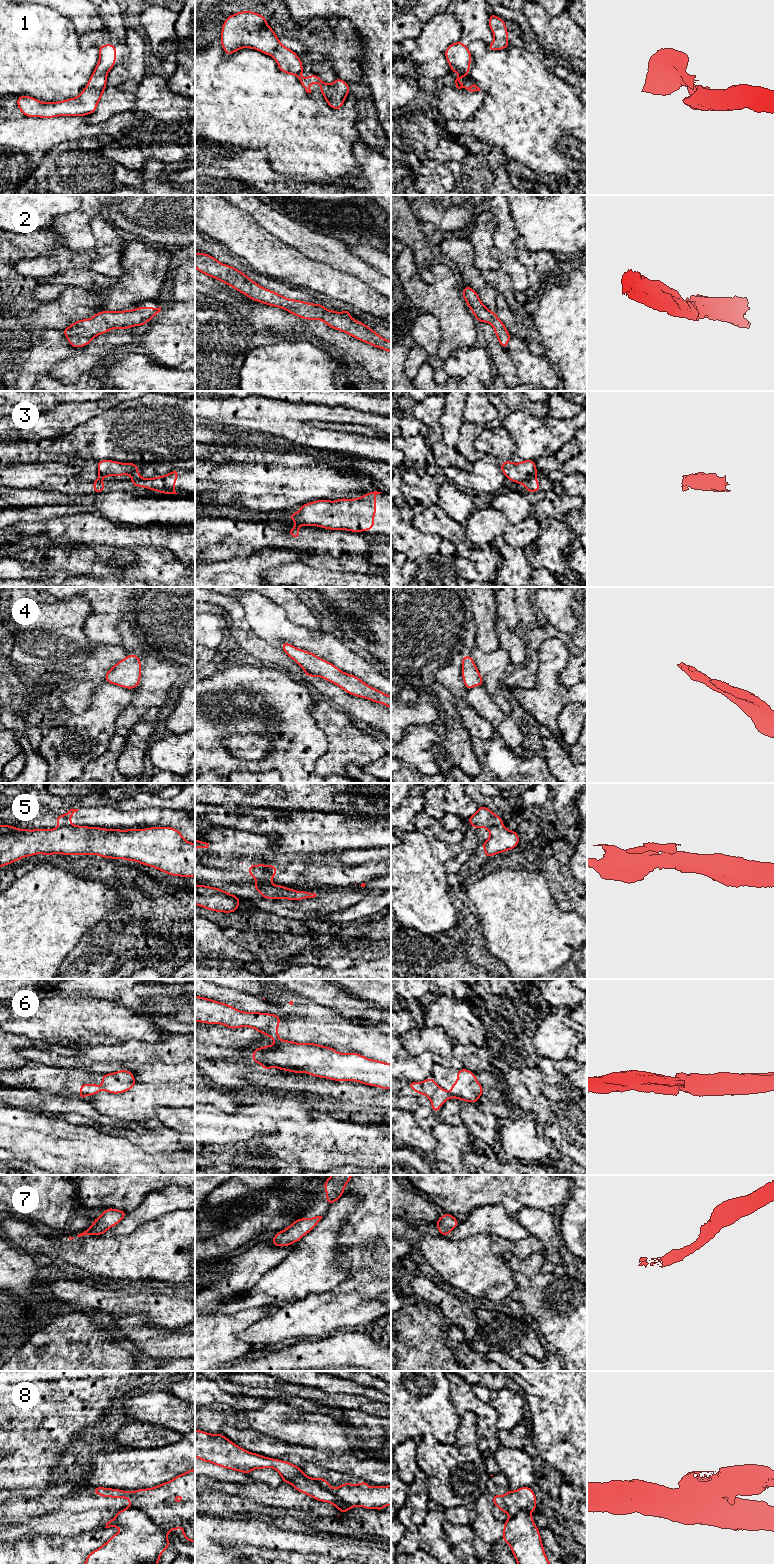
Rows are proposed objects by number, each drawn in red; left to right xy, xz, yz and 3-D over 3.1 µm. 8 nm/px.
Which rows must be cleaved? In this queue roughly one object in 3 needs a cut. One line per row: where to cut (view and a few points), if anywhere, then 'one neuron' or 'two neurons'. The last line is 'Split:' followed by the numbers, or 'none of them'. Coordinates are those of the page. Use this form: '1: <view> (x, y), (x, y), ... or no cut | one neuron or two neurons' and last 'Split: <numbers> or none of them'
1: xz (302, 70), (296, 75) | two neurons
2: no cut | one neuron
3: yz (534, 475), (524, 484) | two neurons
4: no cut | one neuron
5: xz (266, 882), (261, 886), (261, 893) | two neurons
6: xz (275, 1039), (279, 1040) | two neurons
7: no cut | one neuron
8: xz (309, 1477), (336, 1495), (350, 1508) | two neurons
Split: 1, 3, 5, 6, 8

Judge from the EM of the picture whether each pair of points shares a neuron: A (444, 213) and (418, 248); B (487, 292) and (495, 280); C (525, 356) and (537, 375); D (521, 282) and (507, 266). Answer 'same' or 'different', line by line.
A: different
B: different
C: same
D: same

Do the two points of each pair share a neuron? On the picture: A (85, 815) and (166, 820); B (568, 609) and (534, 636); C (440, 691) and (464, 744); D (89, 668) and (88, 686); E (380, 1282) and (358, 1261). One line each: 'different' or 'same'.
A: same
B: different
C: same
D: same
E: same

